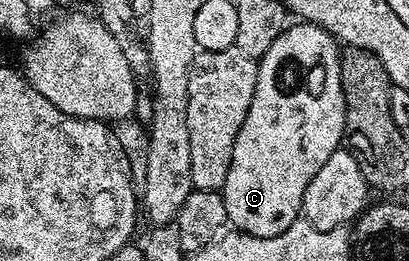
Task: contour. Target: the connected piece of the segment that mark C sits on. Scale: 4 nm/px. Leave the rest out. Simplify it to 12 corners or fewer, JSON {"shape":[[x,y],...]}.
{"shape":[[286,25],[219,191],[279,236],[345,137],[339,43]]}

